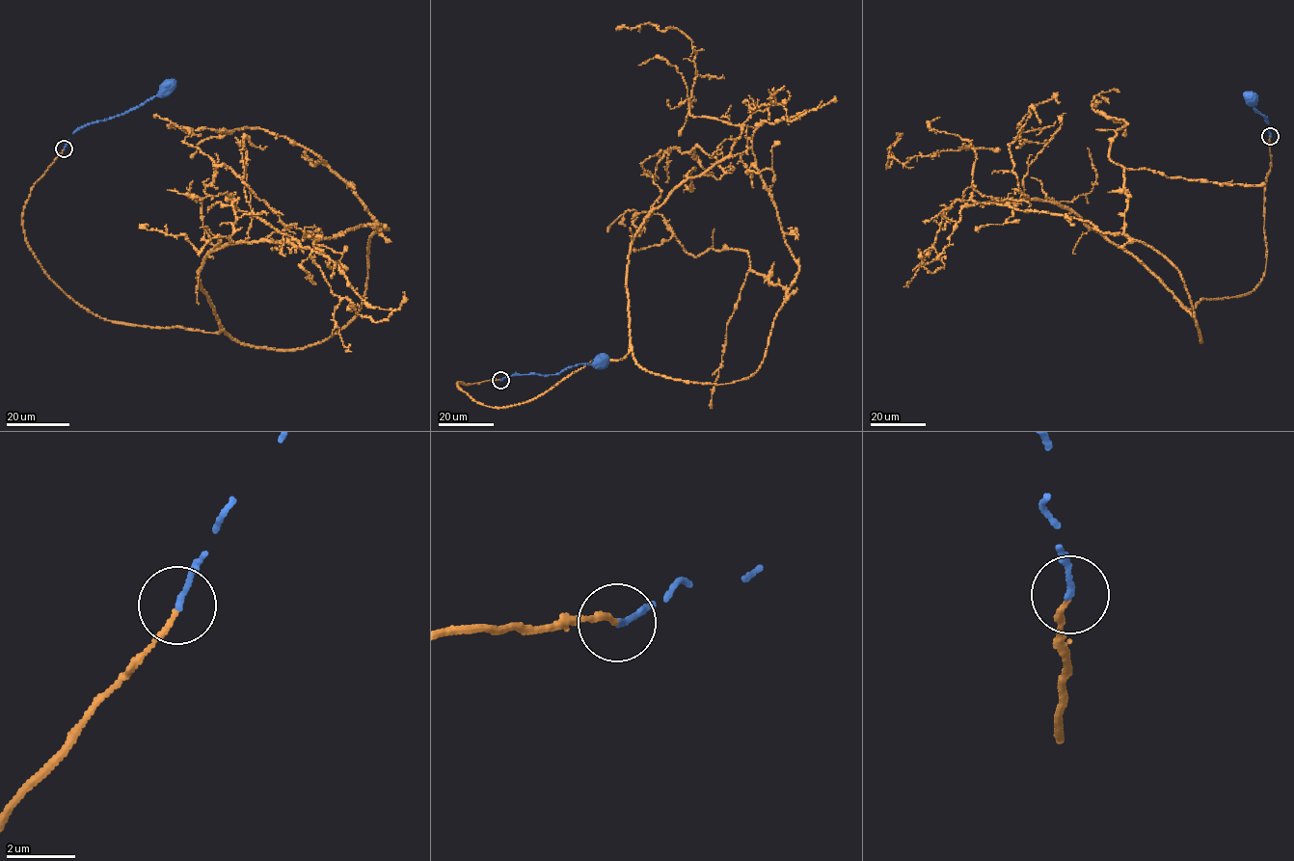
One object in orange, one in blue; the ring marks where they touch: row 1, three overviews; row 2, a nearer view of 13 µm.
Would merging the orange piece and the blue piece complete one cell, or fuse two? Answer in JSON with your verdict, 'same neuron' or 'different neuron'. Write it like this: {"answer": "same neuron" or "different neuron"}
{"answer": "same neuron"}

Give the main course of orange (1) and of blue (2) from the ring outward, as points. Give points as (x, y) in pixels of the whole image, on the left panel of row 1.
1: (64, 149), (22, 226), (101, 317), (307, 347), (357, 313), (375, 223), (314, 248), (371, 308), (402, 291)
2: (64, 148), (77, 129), (124, 114), (155, 95), (166, 85)

